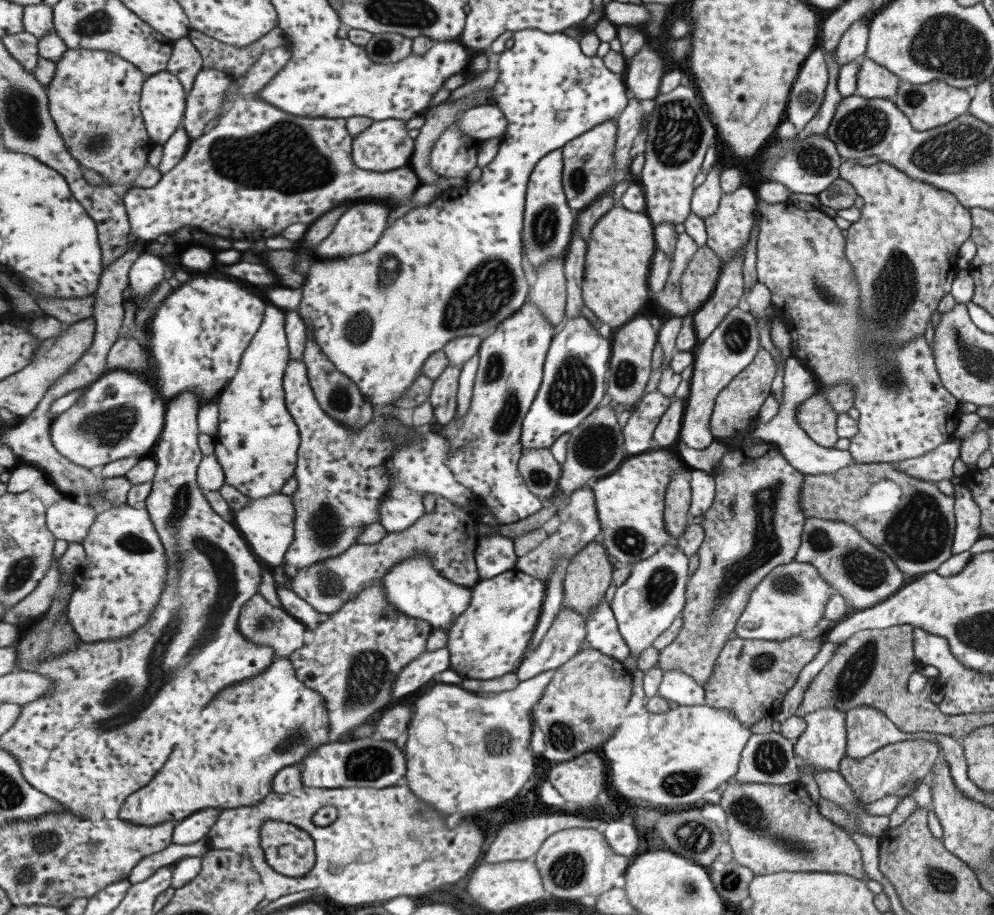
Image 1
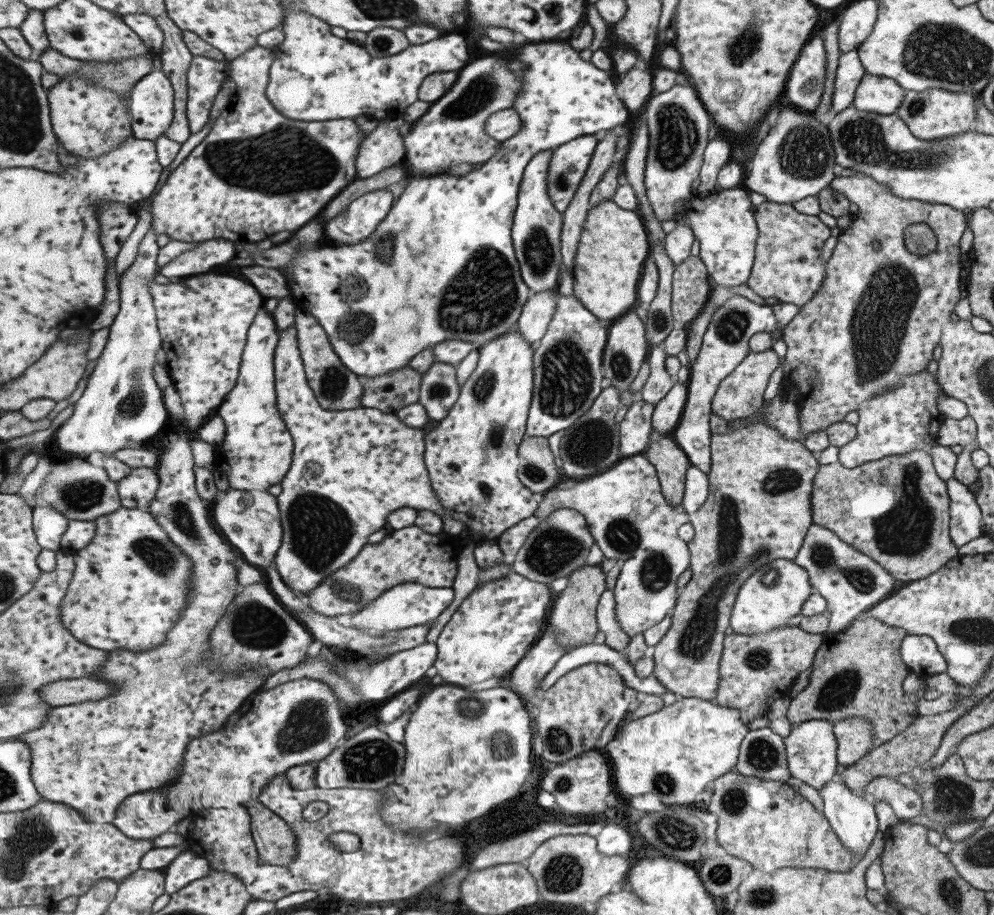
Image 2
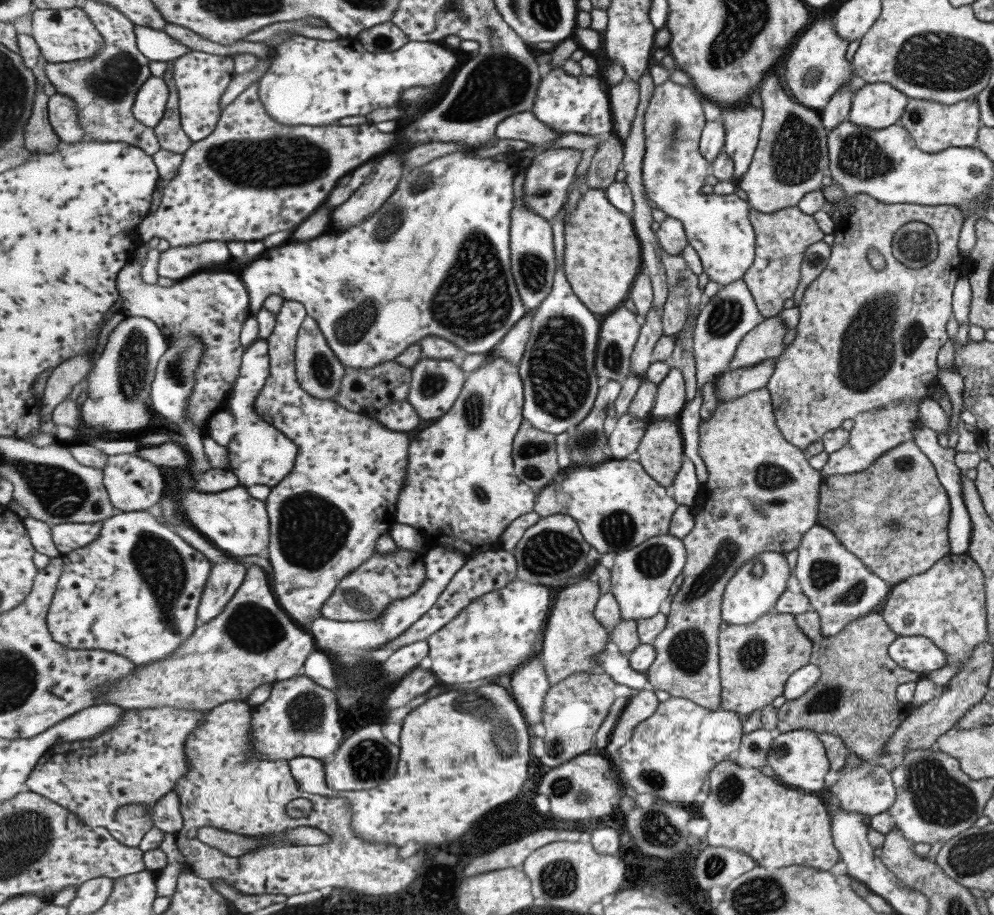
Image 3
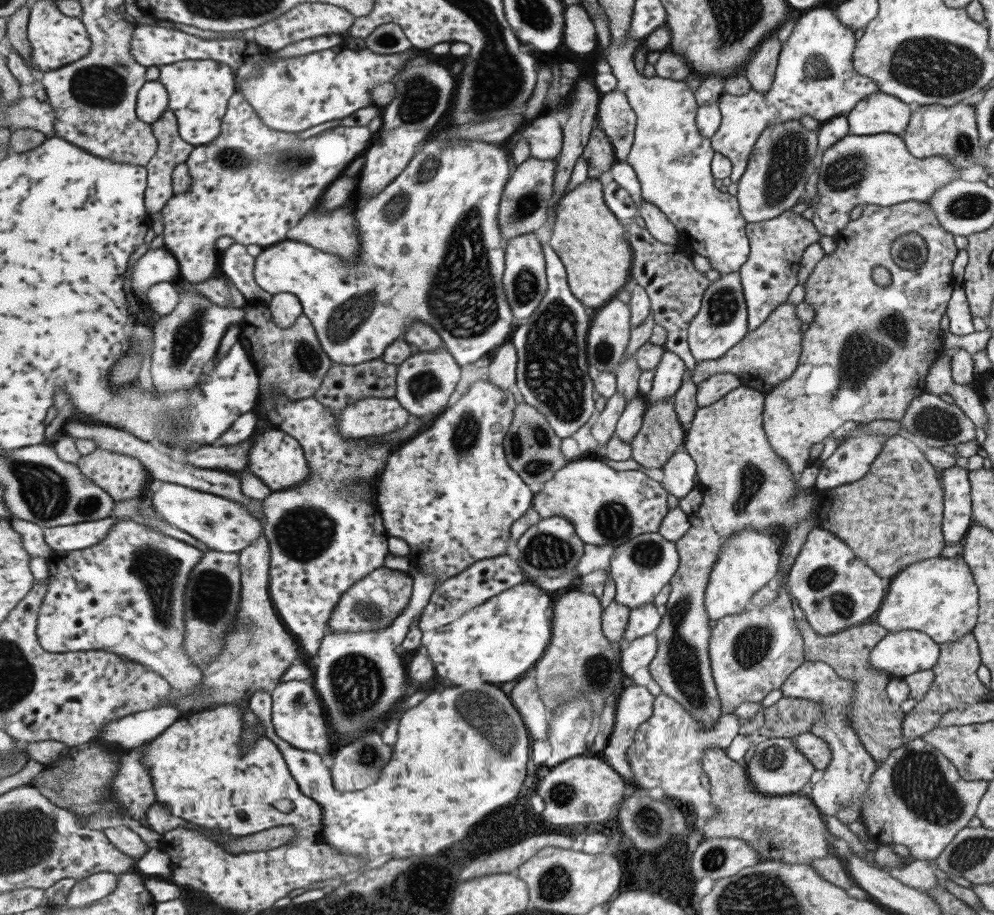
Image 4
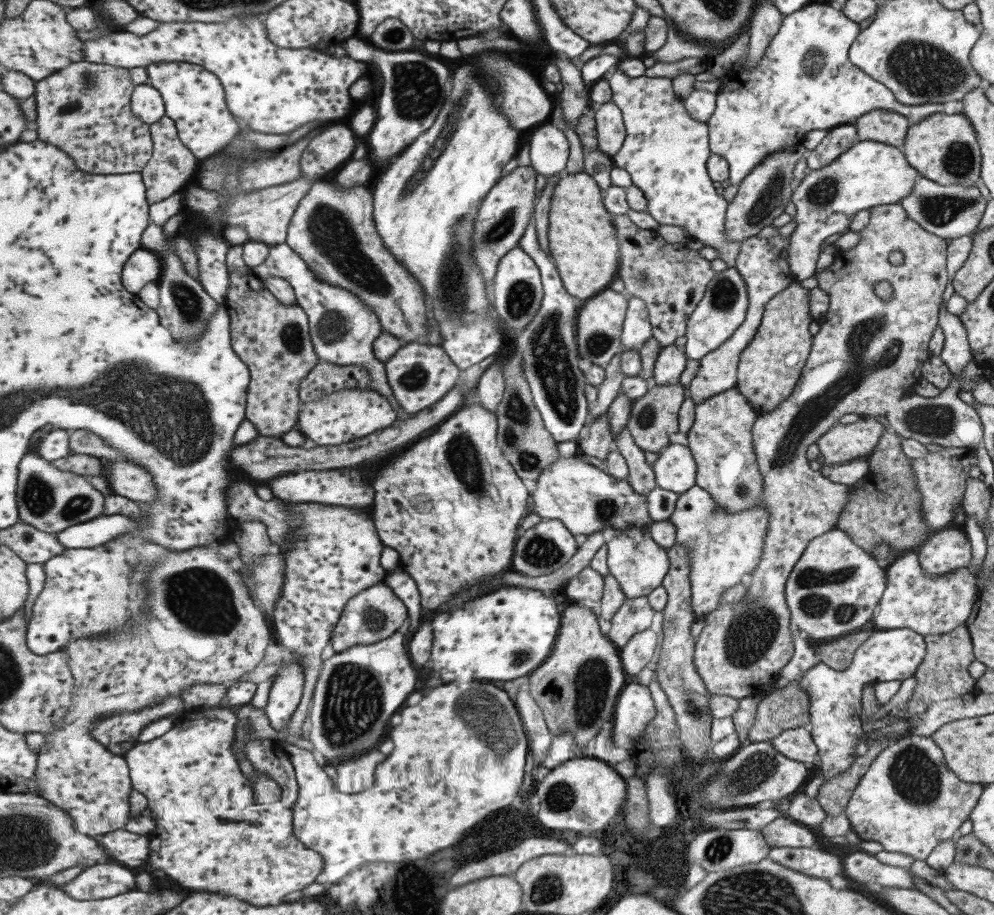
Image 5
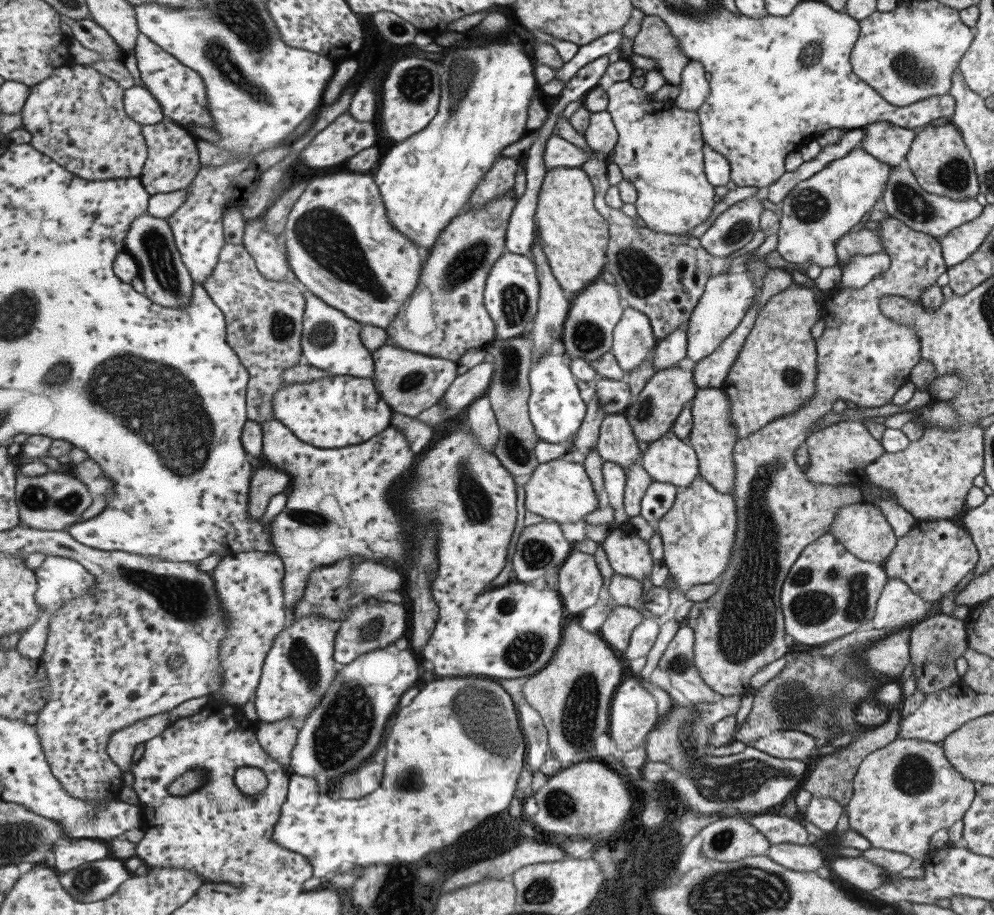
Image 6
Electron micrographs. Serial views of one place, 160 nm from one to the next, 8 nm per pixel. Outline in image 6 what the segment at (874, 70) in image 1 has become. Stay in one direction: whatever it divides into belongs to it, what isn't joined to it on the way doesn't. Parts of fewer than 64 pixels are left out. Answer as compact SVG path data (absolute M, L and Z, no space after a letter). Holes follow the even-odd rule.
M875 121L862 127L863 138L859 146L879 162L895 167L906 158L914 129L906 129L887 121Z

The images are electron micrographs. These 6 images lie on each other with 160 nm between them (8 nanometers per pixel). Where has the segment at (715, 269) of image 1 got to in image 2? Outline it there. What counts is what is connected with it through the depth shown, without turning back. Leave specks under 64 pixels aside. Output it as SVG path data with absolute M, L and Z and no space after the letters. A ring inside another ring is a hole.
M689 255L673 271L672 311L676 326L686 327L708 300L711 290L700 256Z

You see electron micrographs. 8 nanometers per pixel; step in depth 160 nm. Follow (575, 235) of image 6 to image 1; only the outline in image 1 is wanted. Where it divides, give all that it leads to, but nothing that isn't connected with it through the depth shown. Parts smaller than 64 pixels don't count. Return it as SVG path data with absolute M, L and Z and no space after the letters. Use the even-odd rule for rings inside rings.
M615 206L593 228L588 241L583 296L586 306L597 316L599 323L603 322L617 328L638 316L637 312L645 306L649 298L649 272L652 272L651 260L656 256L655 248L658 248L655 226L647 212L638 213L623 206Z

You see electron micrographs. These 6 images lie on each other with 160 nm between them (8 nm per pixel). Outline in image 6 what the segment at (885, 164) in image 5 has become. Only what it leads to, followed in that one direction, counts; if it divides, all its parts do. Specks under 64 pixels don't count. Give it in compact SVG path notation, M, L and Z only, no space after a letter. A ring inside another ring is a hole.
M861 146L851 149L845 156L831 161L825 168L798 182L780 202L777 214L777 247L774 252L804 273L811 264L833 266L837 253L833 241L847 233L871 210L891 174L892 166L879 162Z

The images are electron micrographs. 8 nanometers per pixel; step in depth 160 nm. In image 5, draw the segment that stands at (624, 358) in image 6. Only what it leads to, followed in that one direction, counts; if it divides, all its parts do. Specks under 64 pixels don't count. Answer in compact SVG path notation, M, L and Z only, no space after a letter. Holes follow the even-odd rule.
M629 296L628 316L625 319L623 347L641 350L654 336L650 310L644 298Z

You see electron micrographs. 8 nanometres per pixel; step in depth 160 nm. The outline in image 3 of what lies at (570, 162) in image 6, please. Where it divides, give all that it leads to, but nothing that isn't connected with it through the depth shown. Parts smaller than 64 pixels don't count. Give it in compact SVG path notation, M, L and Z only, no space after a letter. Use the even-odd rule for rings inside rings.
M525 111L514 114L500 122L496 130L499 138L507 140L524 140L541 148L547 148L553 140L561 136L558 130L541 122L534 111Z

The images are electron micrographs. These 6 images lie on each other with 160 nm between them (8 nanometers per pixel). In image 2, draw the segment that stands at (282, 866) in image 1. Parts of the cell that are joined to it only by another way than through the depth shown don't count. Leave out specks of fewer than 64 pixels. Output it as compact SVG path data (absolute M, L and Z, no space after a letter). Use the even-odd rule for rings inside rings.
M312 678L291 680L275 688L253 693L219 730L194 738L188 744L180 777L174 783L158 791L137 793L127 797L122 802L113 824L128 834L129 838L149 840L174 829L180 821L191 816L193 812L213 808L215 802L221 798L227 802L239 802L249 809L252 834L256 839L258 855L263 862L276 864L278 867L295 862L298 856L296 832L282 816L267 808L258 798L278 774L284 776L295 766L323 761L333 750L343 746L347 736L347 724L343 721L345 713L332 686Z

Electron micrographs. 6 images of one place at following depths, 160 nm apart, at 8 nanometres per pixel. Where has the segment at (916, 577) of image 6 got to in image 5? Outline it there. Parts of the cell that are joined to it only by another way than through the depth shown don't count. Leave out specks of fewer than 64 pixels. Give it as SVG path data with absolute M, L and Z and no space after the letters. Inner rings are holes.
M948 526L931 532L915 552L921 570L934 577L965 568L970 561L966 534Z

